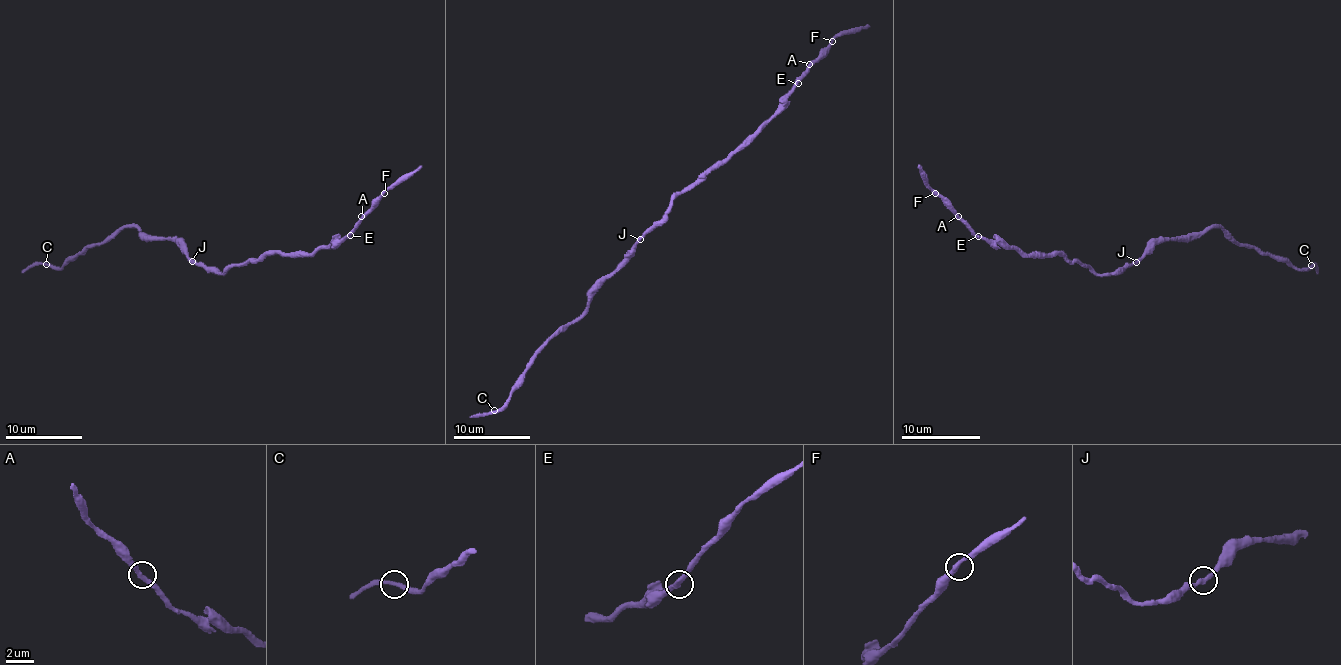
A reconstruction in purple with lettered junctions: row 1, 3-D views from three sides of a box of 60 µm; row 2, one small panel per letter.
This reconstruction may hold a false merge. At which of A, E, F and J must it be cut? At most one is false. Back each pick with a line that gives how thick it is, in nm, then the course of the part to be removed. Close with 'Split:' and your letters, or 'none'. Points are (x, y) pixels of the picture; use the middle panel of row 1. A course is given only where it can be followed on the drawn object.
Split: none

